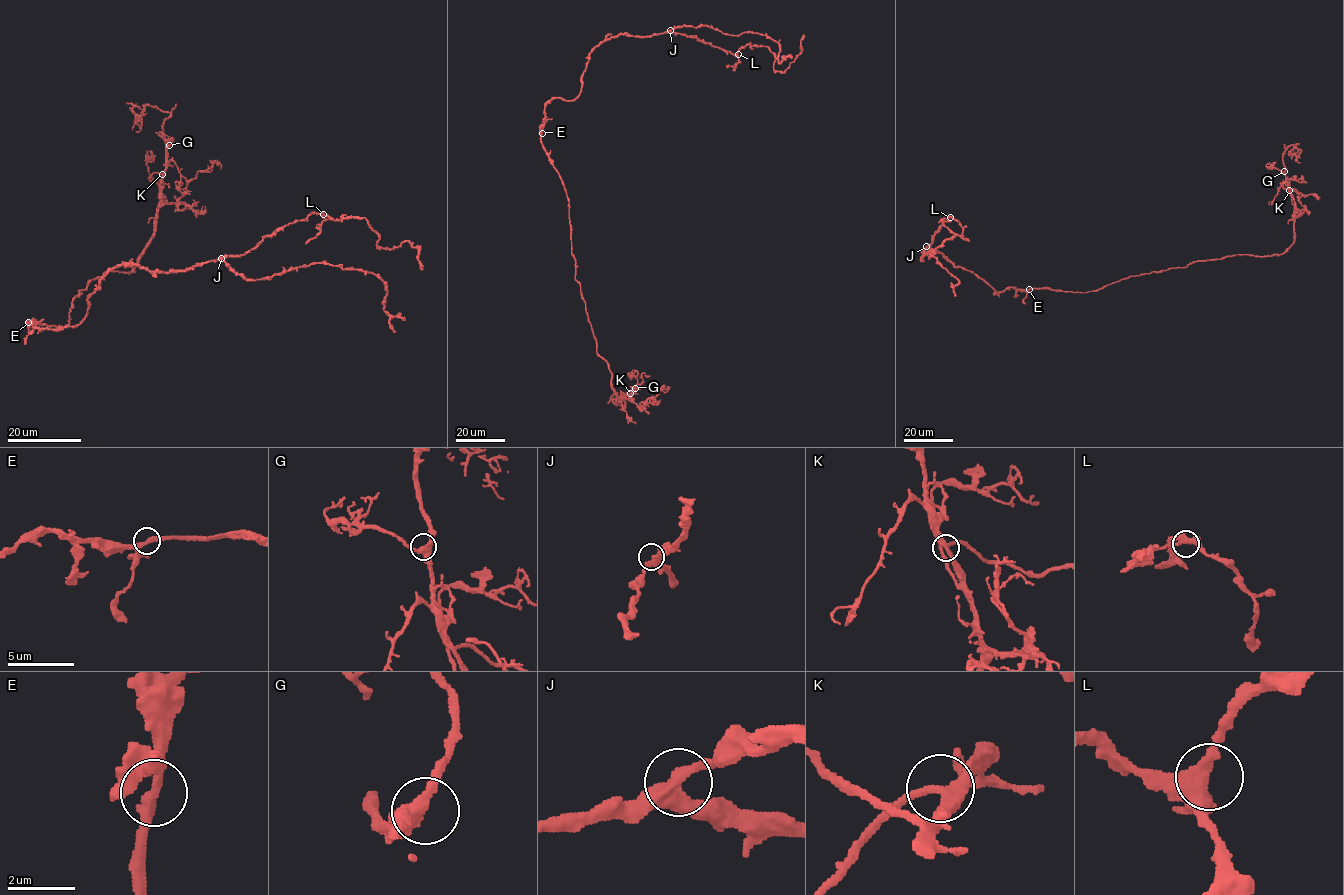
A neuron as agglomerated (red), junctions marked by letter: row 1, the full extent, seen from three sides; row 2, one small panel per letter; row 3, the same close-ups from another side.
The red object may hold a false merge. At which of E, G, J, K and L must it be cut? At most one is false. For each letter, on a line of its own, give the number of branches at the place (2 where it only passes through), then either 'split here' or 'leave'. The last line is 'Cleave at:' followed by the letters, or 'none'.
E: 3 | leave
G: 3 | leave
J: 3 | leave
K: 3 | leave
L: 3 | leave
Cleave at: none

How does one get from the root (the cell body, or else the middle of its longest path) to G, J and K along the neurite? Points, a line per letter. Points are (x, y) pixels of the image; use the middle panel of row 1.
G: (542, 143), (568, 199), (575, 280), (597, 353), (608, 365), (611, 387), (619, 398), (629, 399), (635, 388)
J: (542, 143), (546, 104), (580, 93), (597, 46), (622, 34), (670, 30)
K: (542, 143), (568, 199), (575, 280), (579, 284), (597, 353), (608, 365), (614, 393), (627, 399), (630, 393)

